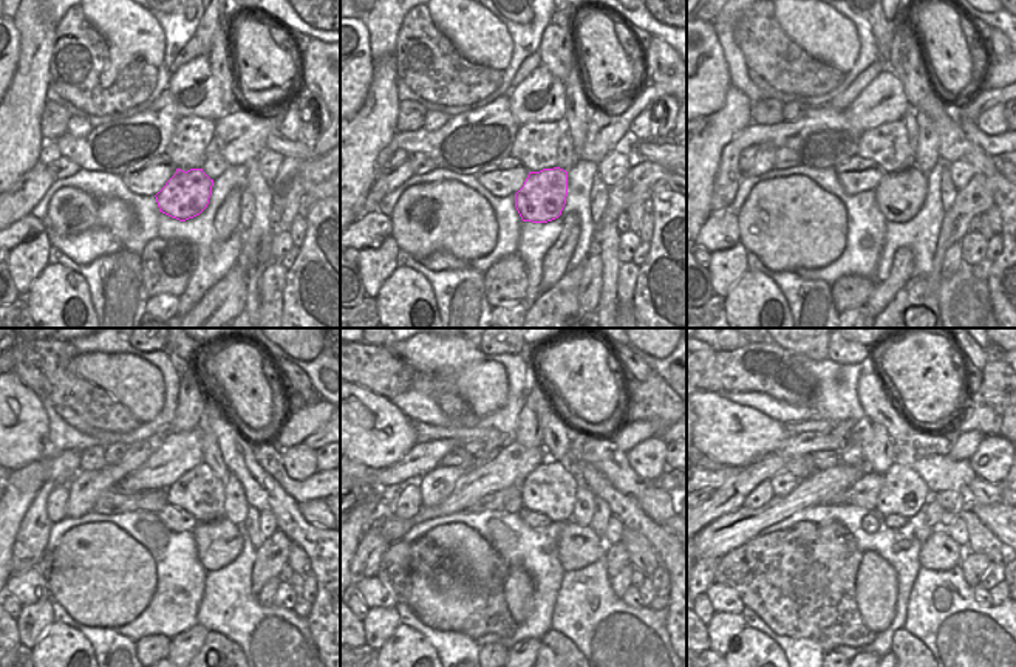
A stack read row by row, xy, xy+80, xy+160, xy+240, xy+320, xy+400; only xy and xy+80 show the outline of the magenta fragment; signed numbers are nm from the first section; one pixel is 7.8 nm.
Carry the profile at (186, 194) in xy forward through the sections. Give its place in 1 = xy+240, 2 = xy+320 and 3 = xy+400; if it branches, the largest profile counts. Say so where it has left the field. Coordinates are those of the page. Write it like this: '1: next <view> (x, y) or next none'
1: next xy+240 (218, 543)
2: next xy+320 (579, 547)
3: next xy+400 (940, 553)

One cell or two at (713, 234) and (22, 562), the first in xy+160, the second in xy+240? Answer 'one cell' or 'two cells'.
two cells

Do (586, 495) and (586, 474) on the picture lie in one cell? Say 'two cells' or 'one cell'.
two cells

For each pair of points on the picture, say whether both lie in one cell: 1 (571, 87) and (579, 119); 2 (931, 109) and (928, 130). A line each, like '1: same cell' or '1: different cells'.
1: same cell
2: different cells

